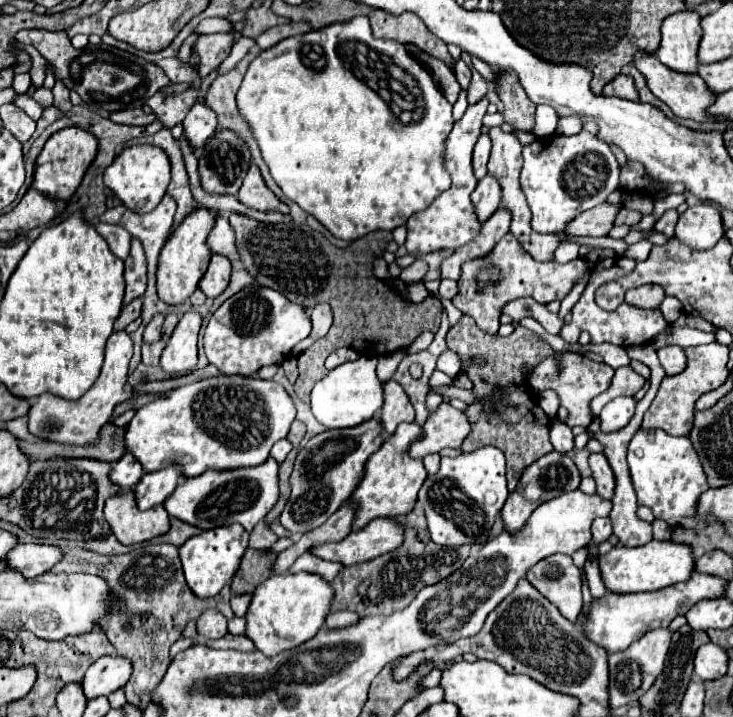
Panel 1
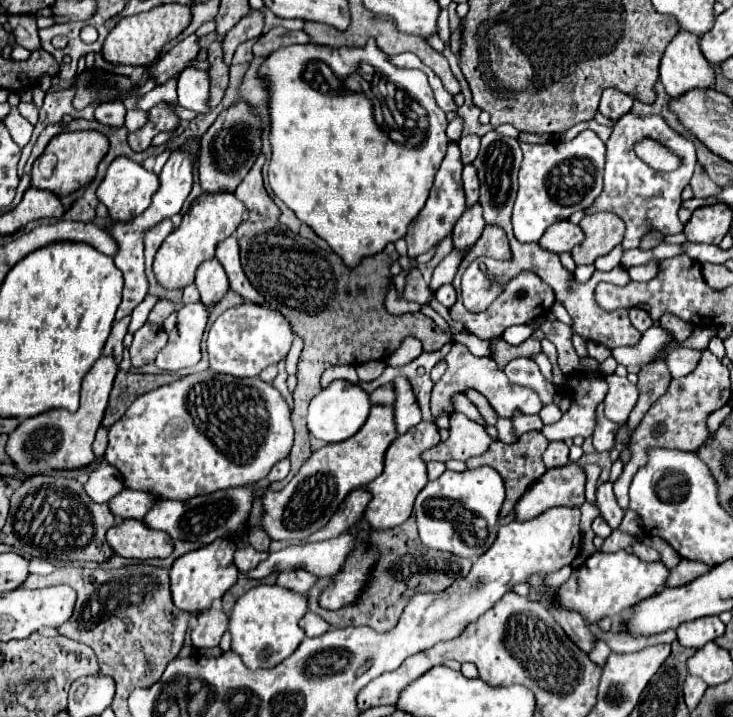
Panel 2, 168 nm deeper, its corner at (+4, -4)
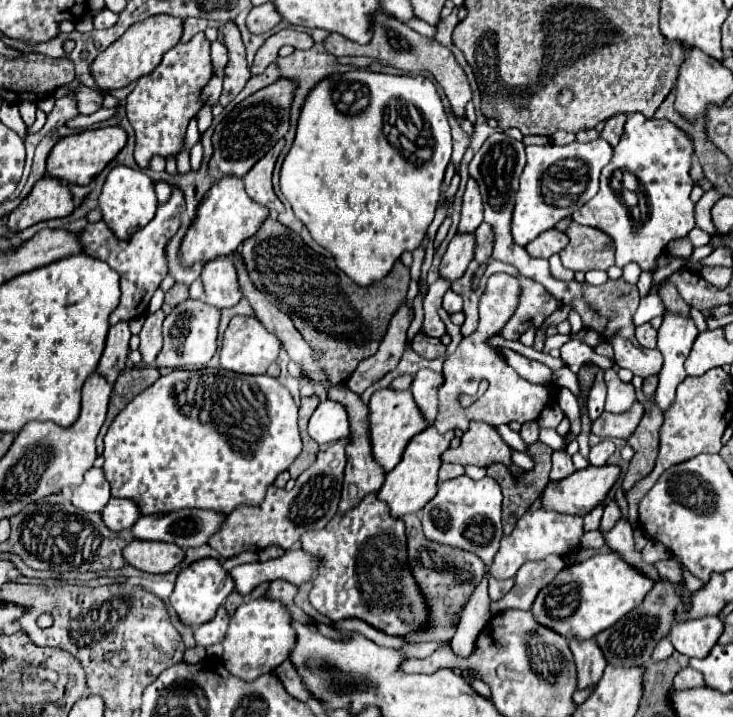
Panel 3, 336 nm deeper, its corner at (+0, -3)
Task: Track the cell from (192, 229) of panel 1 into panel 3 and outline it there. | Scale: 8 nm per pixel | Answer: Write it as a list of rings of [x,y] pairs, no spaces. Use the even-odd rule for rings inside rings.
[[[224,177],[206,193],[202,199],[196,219],[192,221],[182,245],[180,245],[180,259],[184,265],[192,265],[196,261],[212,261],[216,257],[226,257],[236,247],[252,237],[256,229],[266,221],[268,207],[262,207],[260,203],[252,201],[244,191],[244,181],[236,177]]]

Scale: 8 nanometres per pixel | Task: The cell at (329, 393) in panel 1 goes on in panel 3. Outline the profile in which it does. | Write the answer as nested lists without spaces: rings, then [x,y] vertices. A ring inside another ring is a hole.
[[[320,401],[308,423],[308,435],[318,443],[330,443],[348,437],[350,423],[346,409],[336,401]]]

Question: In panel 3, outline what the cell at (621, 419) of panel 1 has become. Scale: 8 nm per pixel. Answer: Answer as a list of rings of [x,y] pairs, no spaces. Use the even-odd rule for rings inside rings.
[[[604,439],[604,441],[600,441],[598,445],[594,445],[594,447],[590,449],[588,463],[594,465],[594,467],[602,467],[602,465],[606,465],[606,461],[608,461],[608,457],[610,457],[612,453],[614,453],[614,443],[612,443],[610,439]]]

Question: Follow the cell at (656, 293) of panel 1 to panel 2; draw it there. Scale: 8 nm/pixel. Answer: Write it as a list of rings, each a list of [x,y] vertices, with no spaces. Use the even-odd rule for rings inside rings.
[[[638,306],[628,308],[628,314],[630,314],[630,322],[632,322],[640,332],[648,330],[648,328],[654,324],[652,318],[650,318],[650,314],[648,314],[644,308],[638,308]]]

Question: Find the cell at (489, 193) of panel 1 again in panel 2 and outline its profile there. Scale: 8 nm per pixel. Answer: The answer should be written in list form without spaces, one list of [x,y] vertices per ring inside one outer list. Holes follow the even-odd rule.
[[[476,202],[476,206],[468,206],[466,212],[458,218],[458,222],[454,226],[454,232],[452,232],[454,248],[460,248],[460,250],[472,248],[476,244],[476,240],[480,238],[484,226],[486,226],[486,222],[482,218],[480,204]]]

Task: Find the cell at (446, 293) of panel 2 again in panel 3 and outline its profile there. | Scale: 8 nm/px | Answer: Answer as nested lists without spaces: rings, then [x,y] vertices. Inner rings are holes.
[[[450,289],[450,291],[444,295],[444,303],[442,303],[442,307],[444,307],[444,311],[446,311],[448,315],[462,311],[462,301],[460,301],[460,295],[456,295],[456,293]]]

